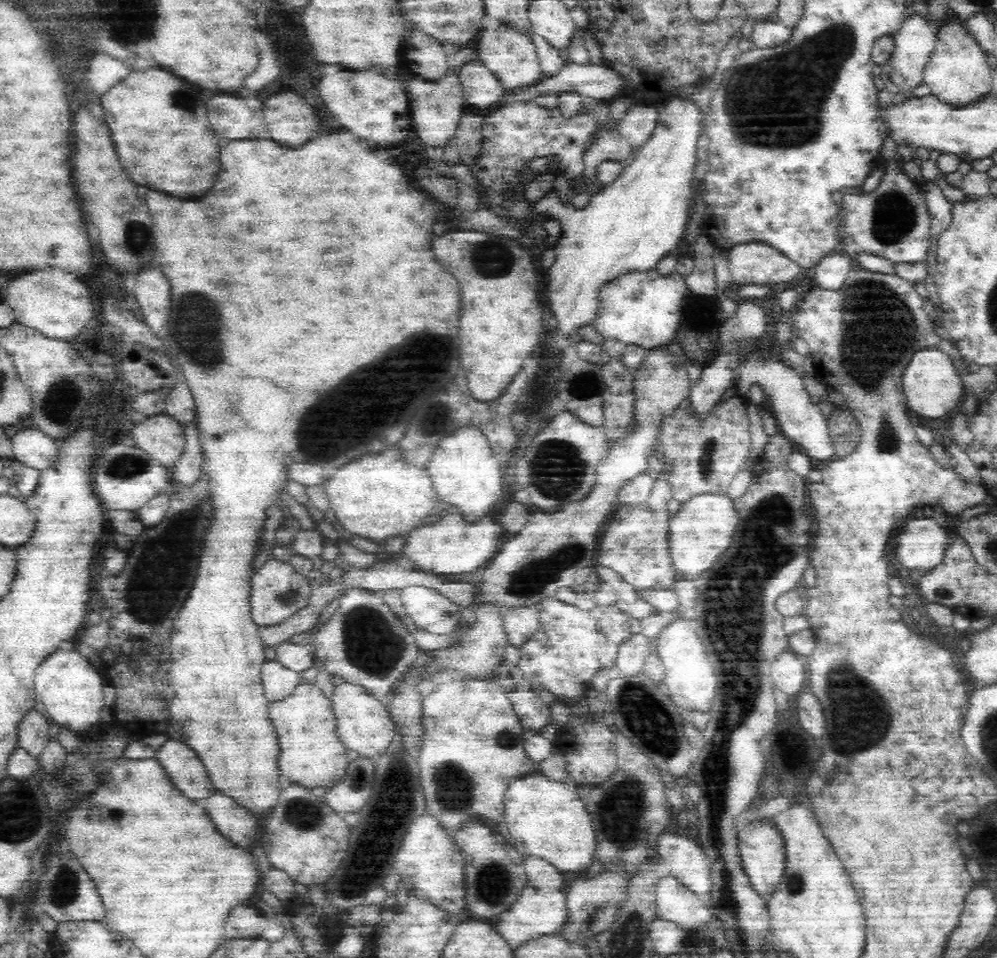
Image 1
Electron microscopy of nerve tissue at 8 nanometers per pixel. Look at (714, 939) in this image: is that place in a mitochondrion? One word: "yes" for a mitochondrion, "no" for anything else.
yes

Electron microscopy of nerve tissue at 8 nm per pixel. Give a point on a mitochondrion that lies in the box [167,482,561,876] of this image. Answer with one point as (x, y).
(371, 645)

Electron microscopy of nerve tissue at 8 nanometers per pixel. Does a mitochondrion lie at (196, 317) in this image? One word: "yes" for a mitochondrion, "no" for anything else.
yes

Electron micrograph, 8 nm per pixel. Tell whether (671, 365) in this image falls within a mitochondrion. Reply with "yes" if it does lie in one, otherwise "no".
yes

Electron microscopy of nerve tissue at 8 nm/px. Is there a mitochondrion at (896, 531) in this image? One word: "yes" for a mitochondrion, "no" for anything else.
no

